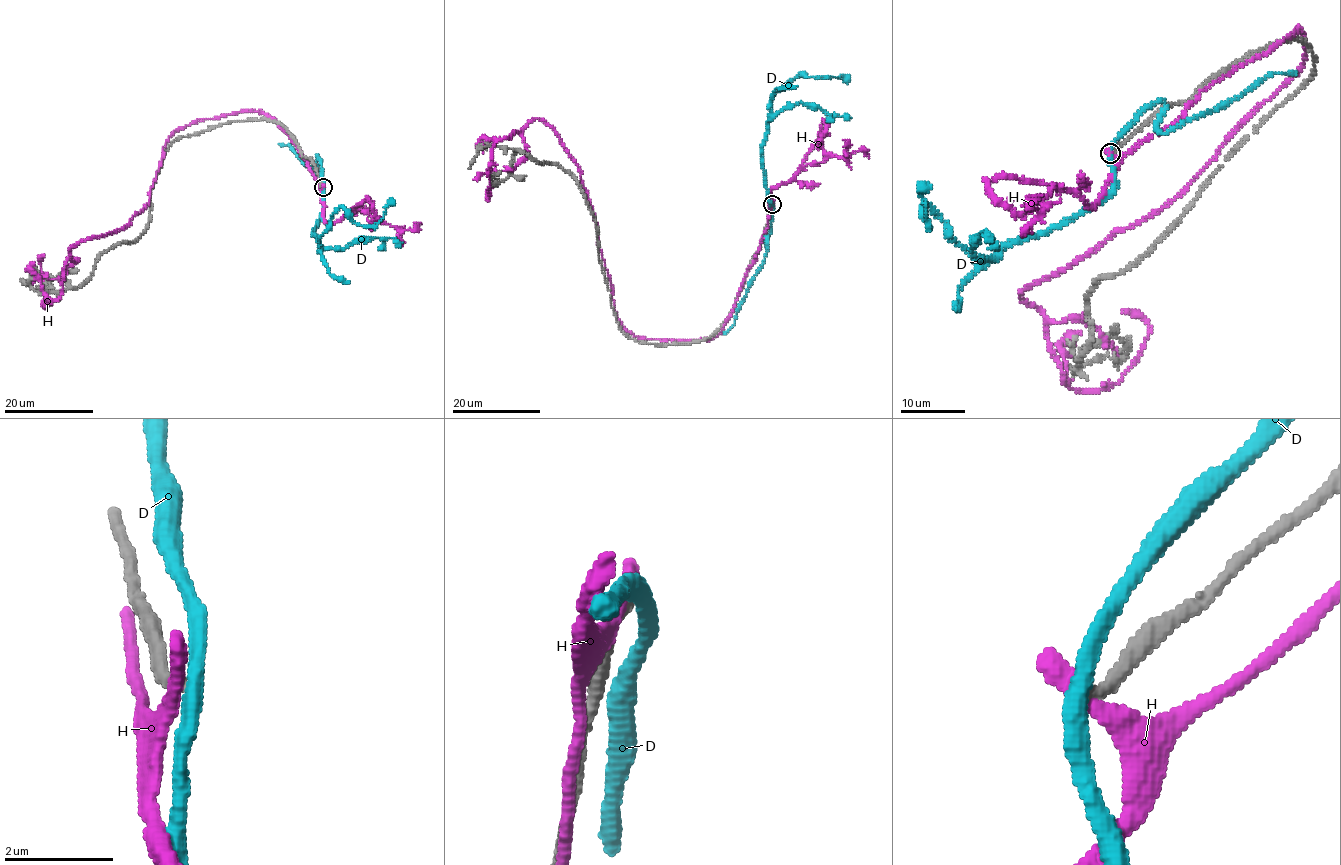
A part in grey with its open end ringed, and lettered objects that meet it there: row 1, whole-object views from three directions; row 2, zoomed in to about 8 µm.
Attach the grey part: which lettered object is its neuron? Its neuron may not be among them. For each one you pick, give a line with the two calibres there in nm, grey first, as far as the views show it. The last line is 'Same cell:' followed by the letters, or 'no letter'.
Same cell: no letter

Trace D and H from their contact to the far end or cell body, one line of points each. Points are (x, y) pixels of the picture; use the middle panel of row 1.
D: (773, 204), (767, 193), (761, 147), (771, 97), (801, 74), (842, 76), (848, 84)
H: (772, 205), (720, 332), (675, 341), (616, 316), (580, 171), (548, 125), (495, 143), (488, 199), (493, 182)

